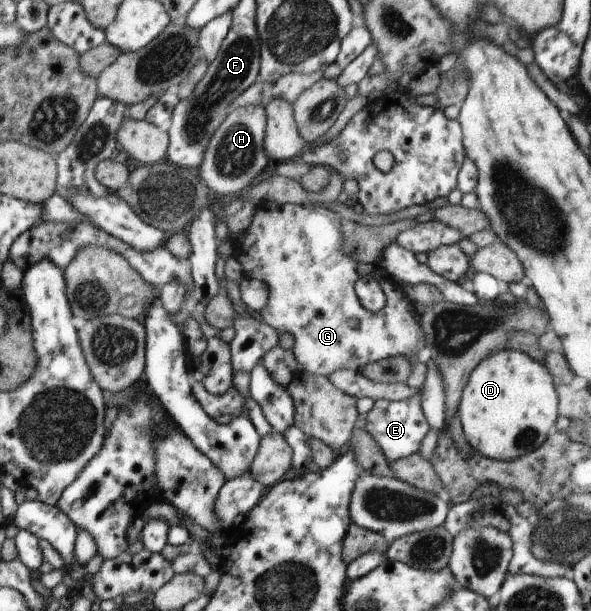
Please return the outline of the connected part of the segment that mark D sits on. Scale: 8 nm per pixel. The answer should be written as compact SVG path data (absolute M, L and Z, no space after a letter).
M502 350L483 358L463 386L457 415L469 447L494 460L510 460L539 447L557 419L557 398L545 365L525 352Z

